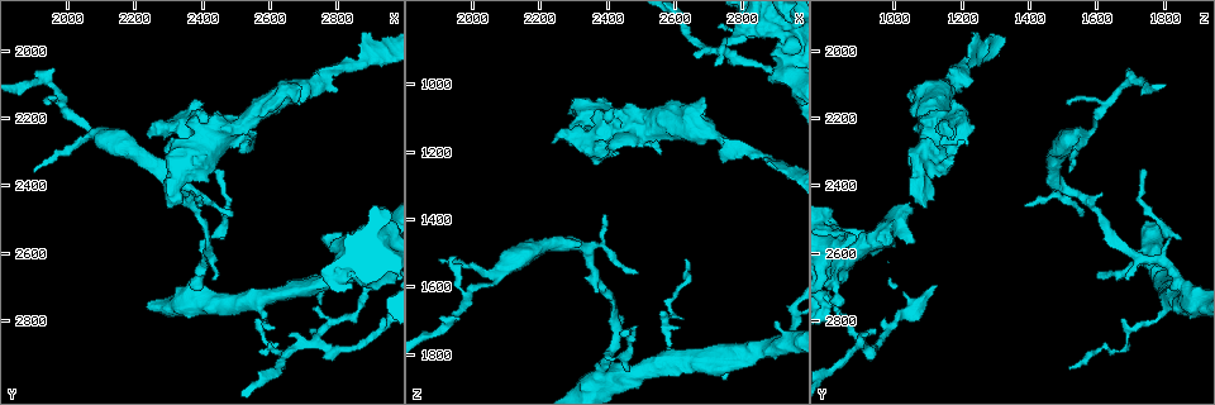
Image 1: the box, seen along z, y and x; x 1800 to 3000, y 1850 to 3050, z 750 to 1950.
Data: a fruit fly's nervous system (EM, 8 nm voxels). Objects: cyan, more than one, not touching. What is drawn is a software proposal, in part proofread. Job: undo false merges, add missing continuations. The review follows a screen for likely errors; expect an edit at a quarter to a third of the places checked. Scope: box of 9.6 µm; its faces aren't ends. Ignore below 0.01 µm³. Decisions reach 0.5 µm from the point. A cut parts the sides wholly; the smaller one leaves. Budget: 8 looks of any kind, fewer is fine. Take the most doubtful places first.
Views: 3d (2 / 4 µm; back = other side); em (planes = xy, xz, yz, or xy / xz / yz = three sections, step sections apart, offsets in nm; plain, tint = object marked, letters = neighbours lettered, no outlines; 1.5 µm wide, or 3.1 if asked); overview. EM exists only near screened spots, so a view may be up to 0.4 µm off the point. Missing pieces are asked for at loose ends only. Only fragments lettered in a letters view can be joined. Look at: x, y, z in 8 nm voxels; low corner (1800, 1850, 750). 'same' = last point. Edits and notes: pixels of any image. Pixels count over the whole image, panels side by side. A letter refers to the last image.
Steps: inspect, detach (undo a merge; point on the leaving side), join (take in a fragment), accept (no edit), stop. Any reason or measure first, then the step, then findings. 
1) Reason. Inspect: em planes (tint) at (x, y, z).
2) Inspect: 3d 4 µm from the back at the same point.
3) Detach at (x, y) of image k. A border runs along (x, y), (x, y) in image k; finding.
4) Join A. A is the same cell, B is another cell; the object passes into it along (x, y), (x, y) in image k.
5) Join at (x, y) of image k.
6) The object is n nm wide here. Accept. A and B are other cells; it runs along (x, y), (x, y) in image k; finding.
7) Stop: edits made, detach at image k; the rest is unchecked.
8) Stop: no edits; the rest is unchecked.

Thick end. Inspect: 3d 2 µm at (2290, 2460, 1090).

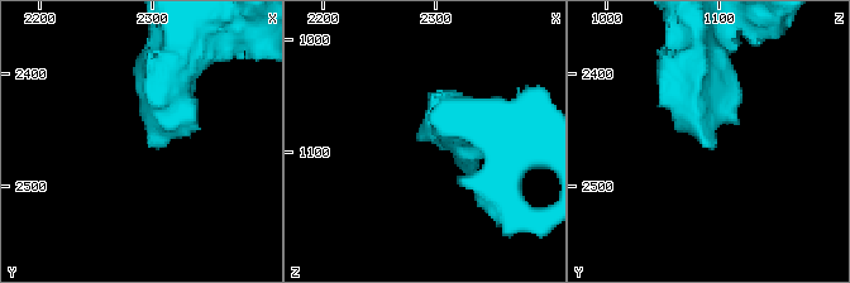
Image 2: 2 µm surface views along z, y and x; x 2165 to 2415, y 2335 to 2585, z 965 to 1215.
Inspect: em planes (letters) at (2296, 2464, 1090).

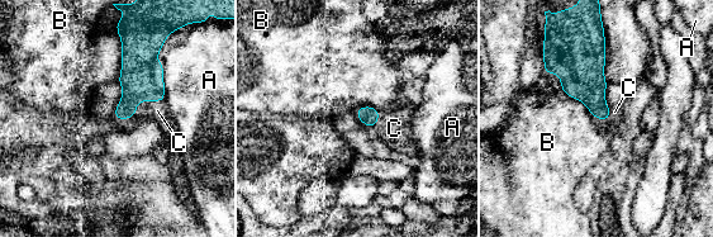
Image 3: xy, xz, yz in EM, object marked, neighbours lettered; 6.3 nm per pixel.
The longest contact is with C, 340 nm. Join C. C is the same cell, A and B are other cells; the object passes into it along (141, 77), (136, 105), (157, 110) in image 3; the cell continues.

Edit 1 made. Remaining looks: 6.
Inspect: overview.

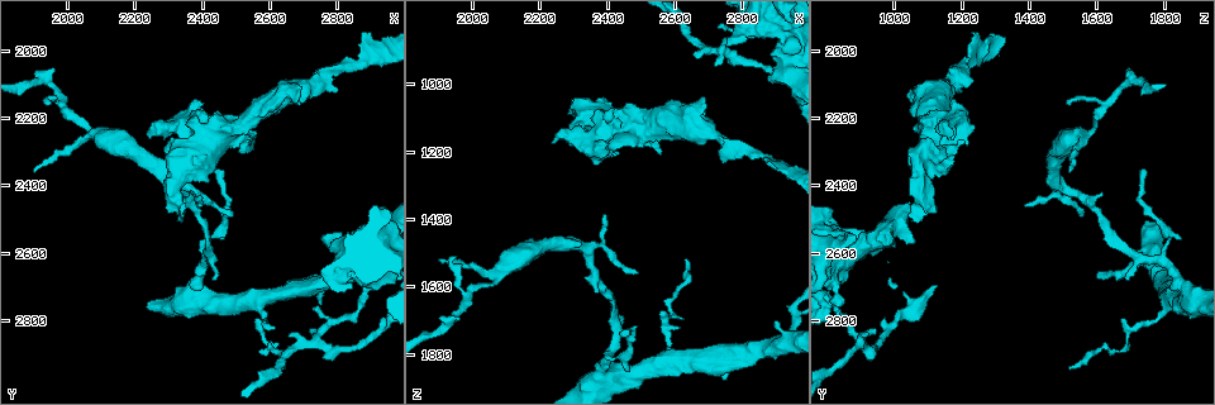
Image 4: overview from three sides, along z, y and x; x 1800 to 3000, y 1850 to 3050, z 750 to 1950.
Branch stops here. Inspect: em planes (tint) at (2440, 2670, 1690).

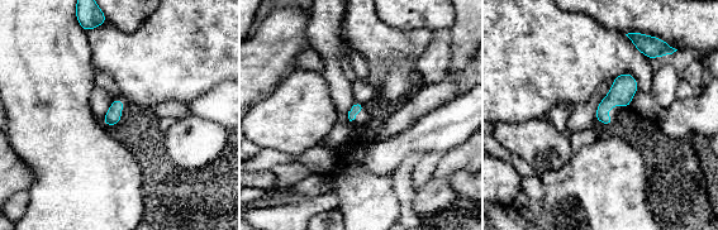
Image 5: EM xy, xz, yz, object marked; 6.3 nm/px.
Inspect: em planes (letters) at the same point.

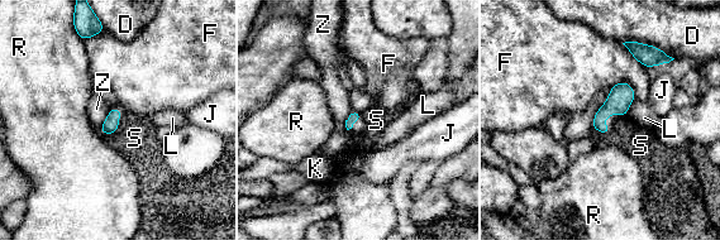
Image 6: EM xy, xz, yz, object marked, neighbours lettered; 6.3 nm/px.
Accept. D, F, J, K, L, R, S and Z are other cells; a border runs along (592, 128), (601, 133), (611, 130) in image 6; no lettered fragment goes on from it.

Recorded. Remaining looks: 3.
Thick turns thin. Inspect: em planes (tint) at (2760, 2100, 1180).

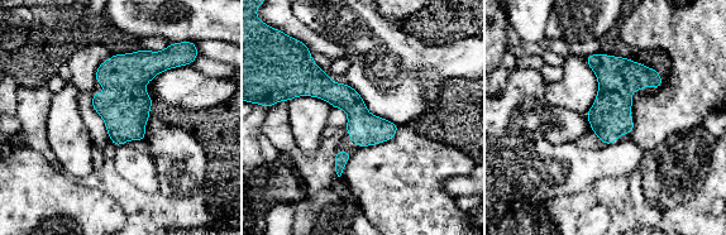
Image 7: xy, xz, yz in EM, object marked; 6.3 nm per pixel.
Inspect: em planes (letters) at the same point.

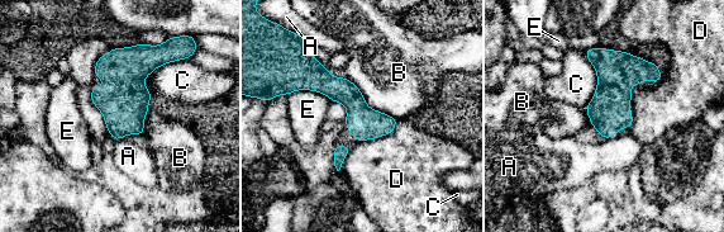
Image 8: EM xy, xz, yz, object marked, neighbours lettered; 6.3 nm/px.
The longest contact is with B, 440 nm. Accept. A, B, C, D and E are other cells; one cell here.

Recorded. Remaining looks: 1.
Stop: edits made, join at image 3; the rest is unchecked.

